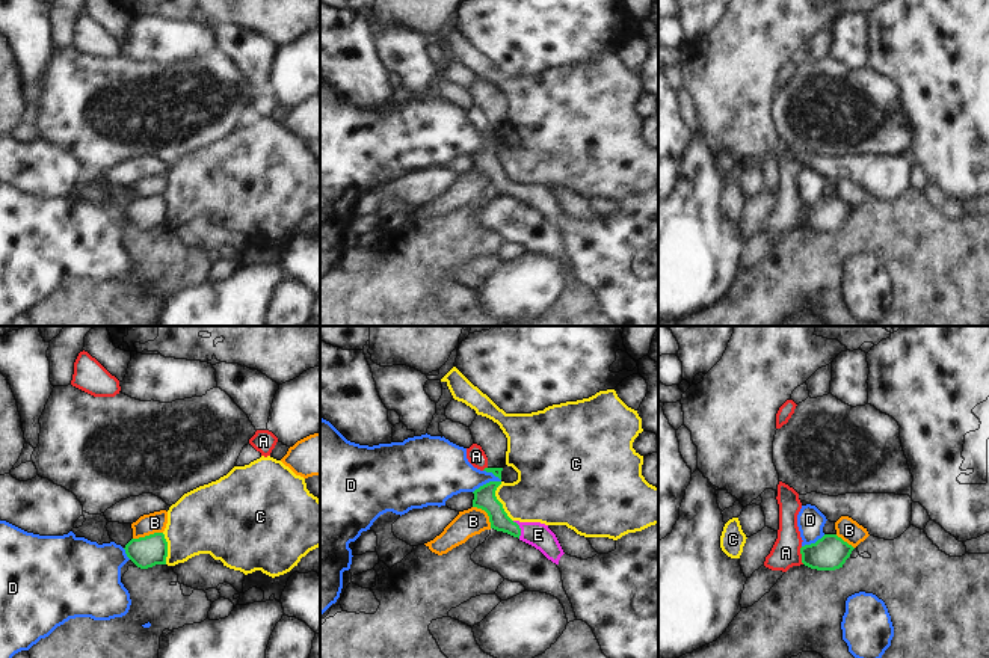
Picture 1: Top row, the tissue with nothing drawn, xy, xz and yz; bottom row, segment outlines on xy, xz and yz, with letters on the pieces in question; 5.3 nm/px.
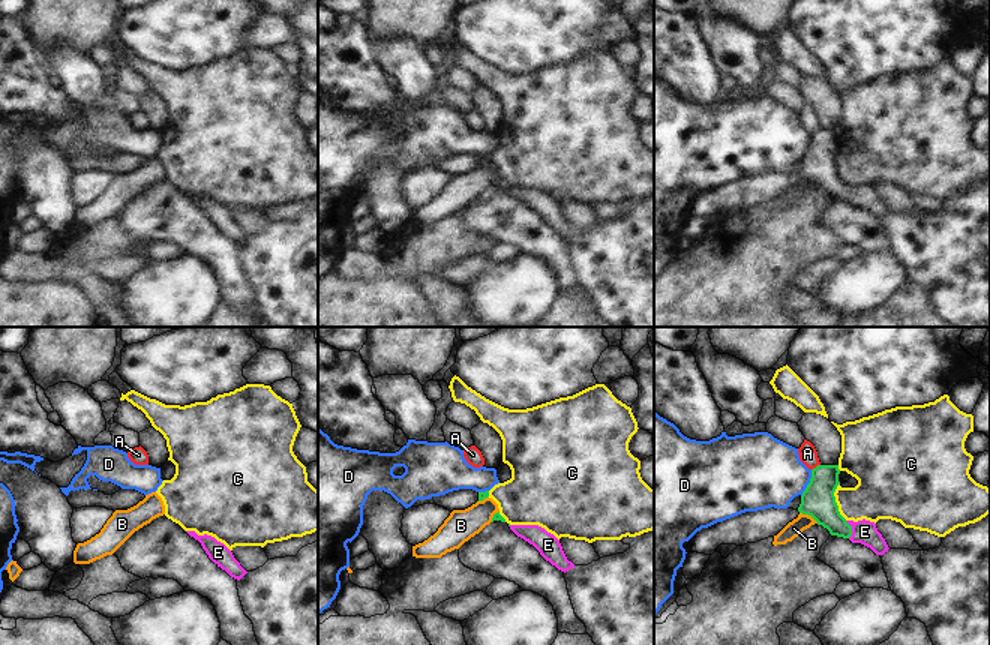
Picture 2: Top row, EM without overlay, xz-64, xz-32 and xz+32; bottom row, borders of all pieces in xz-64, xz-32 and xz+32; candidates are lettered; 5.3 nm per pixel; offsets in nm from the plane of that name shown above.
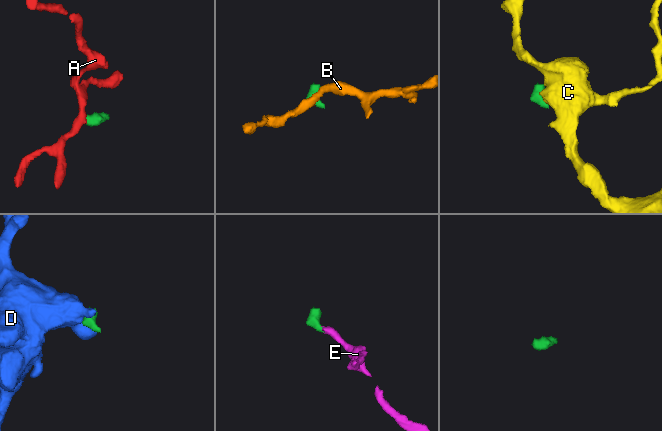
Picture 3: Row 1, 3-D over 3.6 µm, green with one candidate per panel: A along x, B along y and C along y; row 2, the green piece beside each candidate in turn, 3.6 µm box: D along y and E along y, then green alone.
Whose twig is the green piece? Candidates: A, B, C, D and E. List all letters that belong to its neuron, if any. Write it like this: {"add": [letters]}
{"add": ["E"]}

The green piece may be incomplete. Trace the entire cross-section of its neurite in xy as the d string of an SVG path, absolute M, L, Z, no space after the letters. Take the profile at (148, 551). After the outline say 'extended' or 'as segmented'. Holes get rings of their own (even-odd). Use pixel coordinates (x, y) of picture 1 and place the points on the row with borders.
M163 533L131 539L124 549L127 557L140 569L166 564L168 542Z | as segmented

